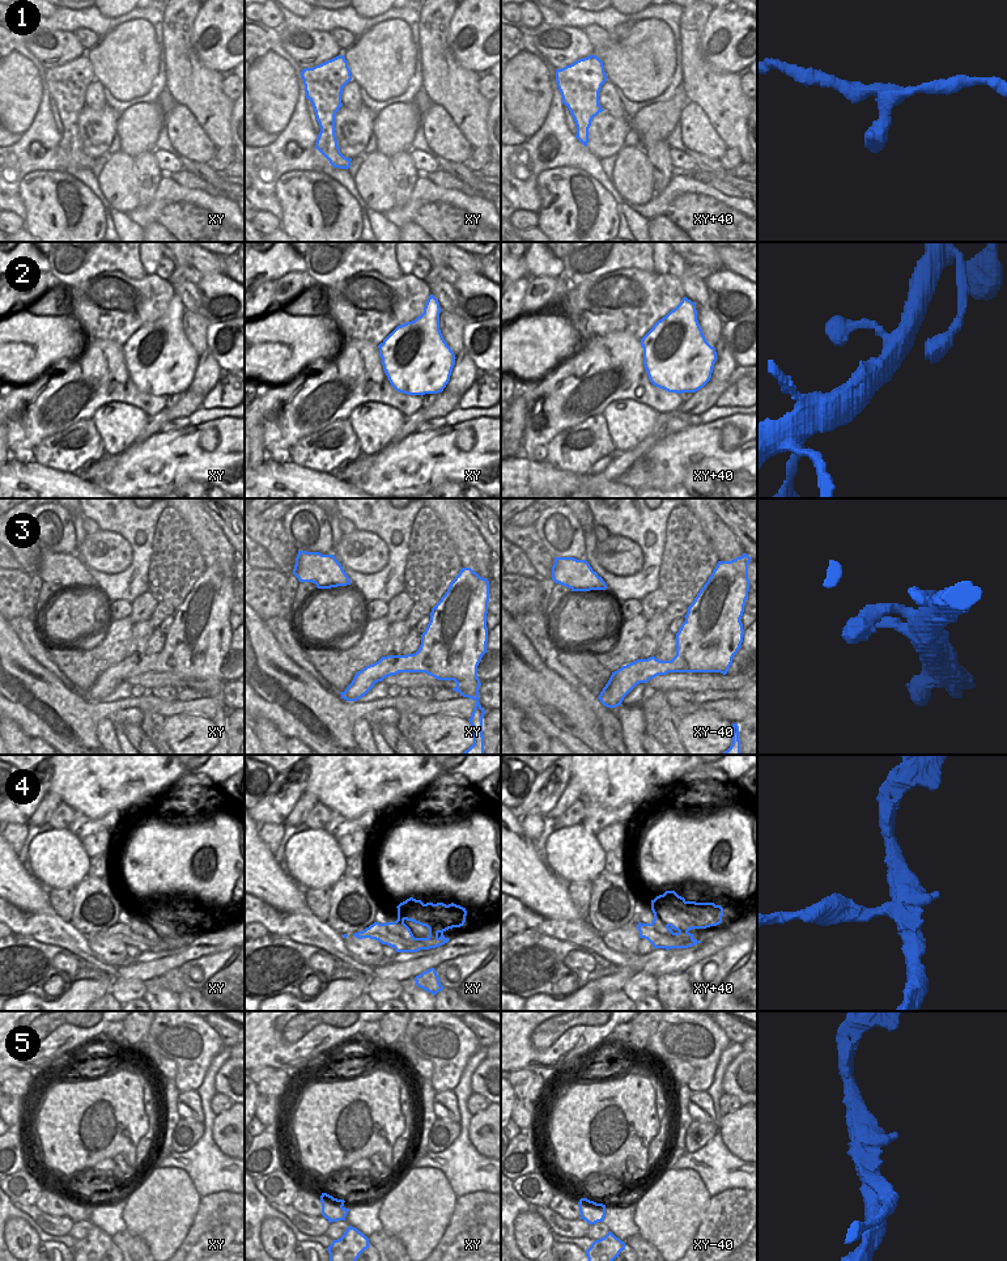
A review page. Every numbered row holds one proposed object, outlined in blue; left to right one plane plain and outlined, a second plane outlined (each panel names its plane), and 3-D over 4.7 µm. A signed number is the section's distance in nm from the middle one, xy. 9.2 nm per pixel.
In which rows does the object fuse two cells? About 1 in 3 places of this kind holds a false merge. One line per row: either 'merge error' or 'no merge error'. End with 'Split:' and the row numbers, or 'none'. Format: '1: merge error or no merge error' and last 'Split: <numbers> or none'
1: no merge error
2: no merge error
3: no merge error
4: merge error
5: merge error
Split: 4, 5

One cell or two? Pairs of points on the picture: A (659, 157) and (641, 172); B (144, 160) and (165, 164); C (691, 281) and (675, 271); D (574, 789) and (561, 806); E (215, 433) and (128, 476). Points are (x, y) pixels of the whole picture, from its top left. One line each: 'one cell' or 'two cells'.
A: two cells
B: two cells
C: two cells
D: one cell
E: one cell

